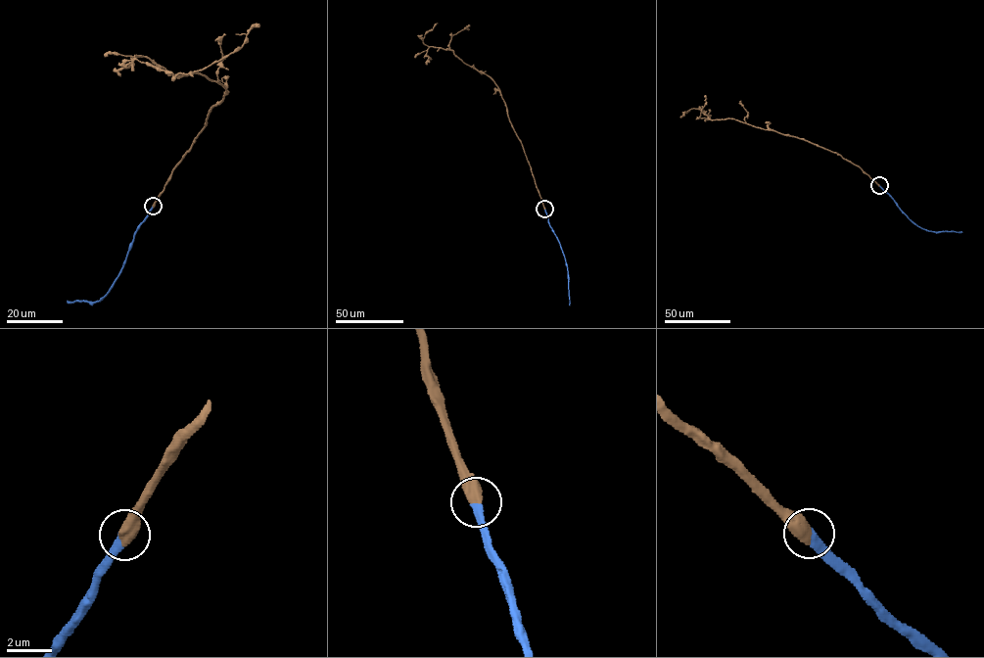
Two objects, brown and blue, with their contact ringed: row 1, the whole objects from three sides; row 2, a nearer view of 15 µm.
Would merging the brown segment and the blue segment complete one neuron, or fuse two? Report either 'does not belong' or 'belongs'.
belongs

